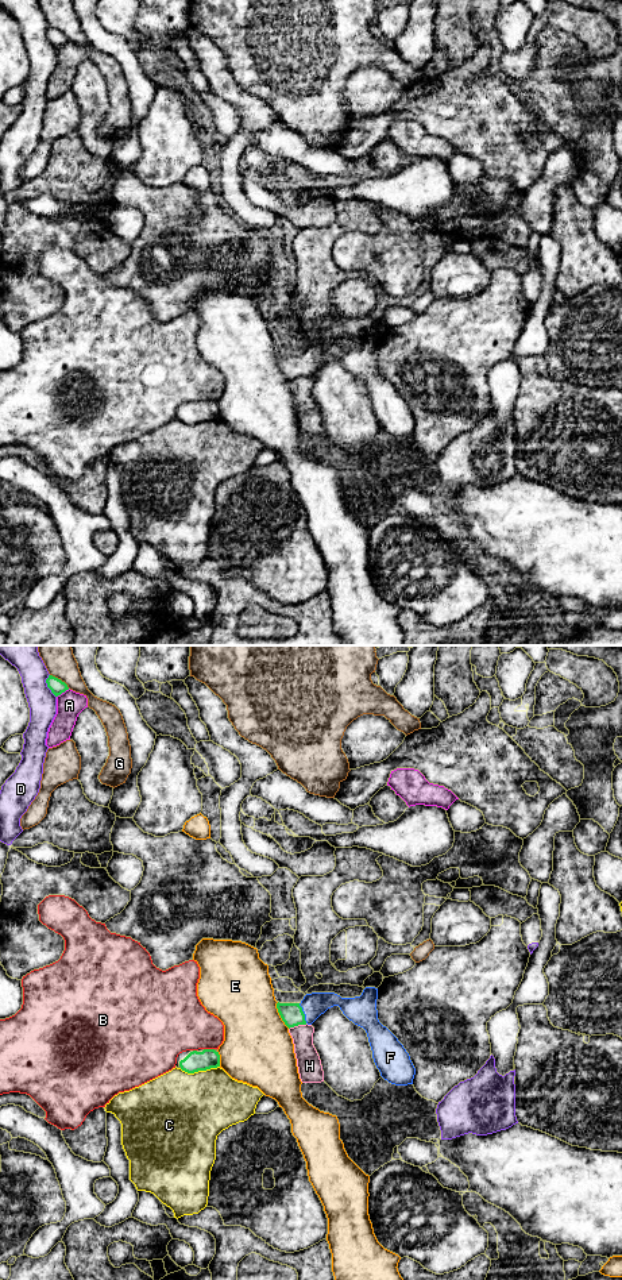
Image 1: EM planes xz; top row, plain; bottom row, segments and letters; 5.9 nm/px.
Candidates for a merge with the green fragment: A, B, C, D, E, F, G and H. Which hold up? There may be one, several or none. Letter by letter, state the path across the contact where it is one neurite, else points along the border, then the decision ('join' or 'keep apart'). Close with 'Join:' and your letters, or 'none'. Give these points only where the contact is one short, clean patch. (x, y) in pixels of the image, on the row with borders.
A: border along xz (69, 689), (57, 697); keep apart
B: keep apart
C: keep apart
D: keep apart
E: keep apart
F: runs through xz (292, 1014), (302, 1013), (313, 1005); join
G: keep apart
H: keep apart
Join: F

